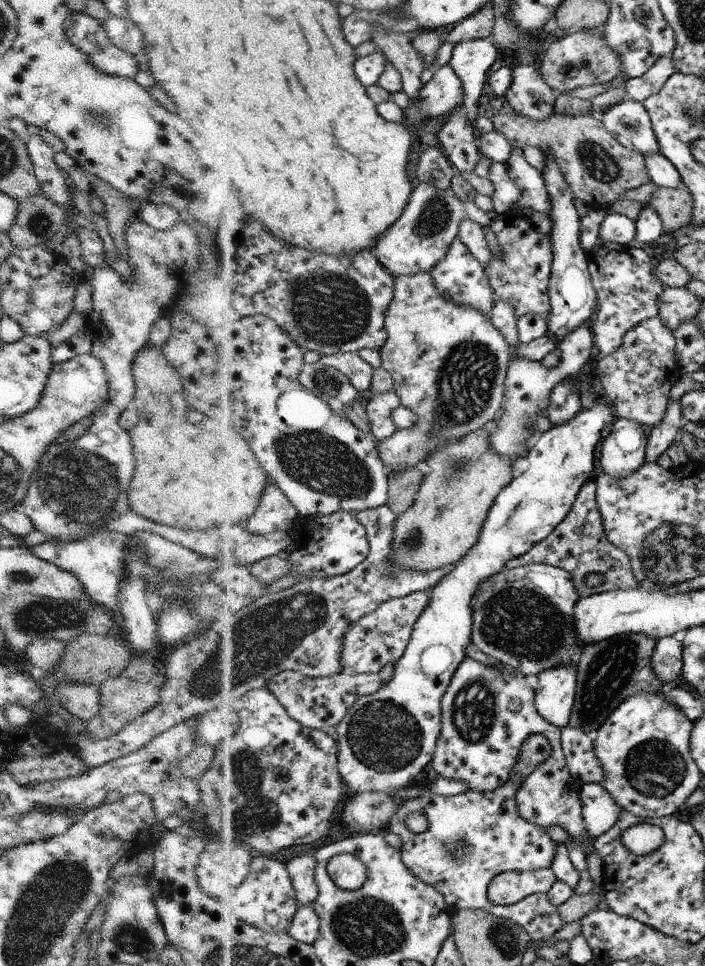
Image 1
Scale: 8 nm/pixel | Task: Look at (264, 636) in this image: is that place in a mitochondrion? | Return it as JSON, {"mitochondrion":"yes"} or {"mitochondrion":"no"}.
{"mitochondrion":"yes"}

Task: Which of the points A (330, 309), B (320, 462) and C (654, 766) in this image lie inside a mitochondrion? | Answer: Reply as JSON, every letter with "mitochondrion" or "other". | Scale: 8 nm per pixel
{"A":"mitochondrion","B":"mitochondrion","C":"mitochondrion"}

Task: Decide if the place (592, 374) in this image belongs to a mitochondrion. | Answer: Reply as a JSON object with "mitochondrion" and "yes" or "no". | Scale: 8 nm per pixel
{"mitochondrion":"no"}

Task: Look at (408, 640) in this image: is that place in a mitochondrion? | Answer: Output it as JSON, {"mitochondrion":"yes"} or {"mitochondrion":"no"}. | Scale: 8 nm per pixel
{"mitochondrion":"no"}

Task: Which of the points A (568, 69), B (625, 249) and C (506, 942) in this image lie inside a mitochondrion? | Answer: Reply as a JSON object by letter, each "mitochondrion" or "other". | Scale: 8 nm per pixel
{"A":"other","B":"other","C":"mitochondrion"}

